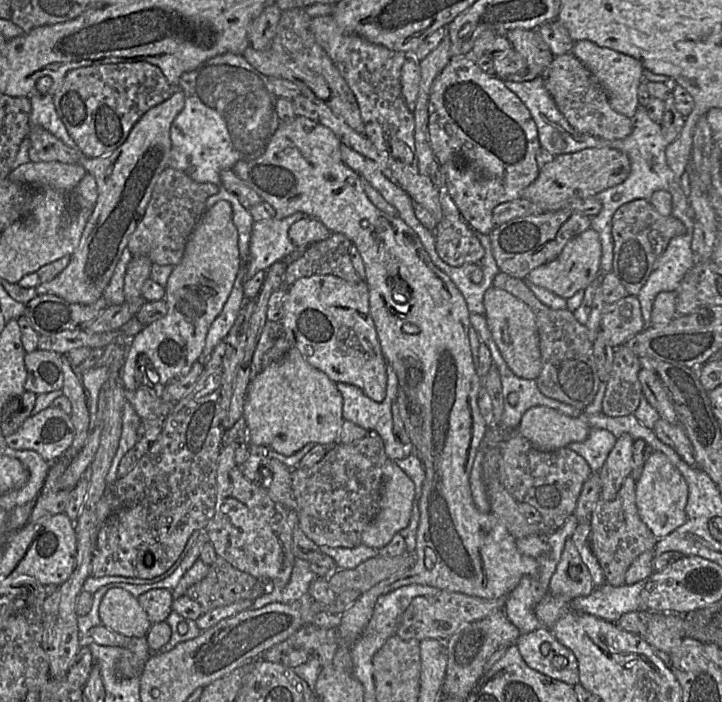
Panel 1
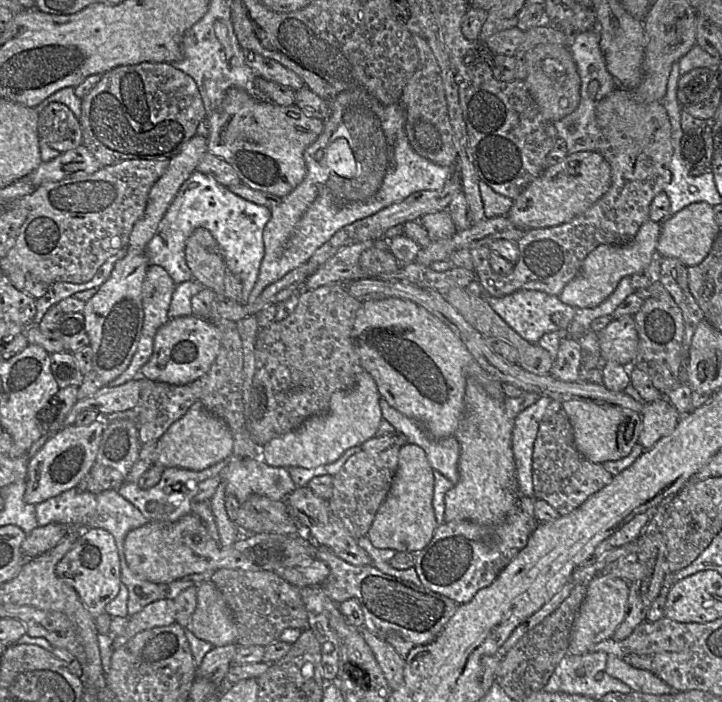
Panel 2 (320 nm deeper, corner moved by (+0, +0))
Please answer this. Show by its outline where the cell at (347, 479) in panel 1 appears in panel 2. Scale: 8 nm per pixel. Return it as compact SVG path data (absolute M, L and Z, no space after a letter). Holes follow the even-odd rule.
M400 447L382 451L359 451L347 459L333 477L333 491L328 499L331 511L342 521L349 533L360 539L368 534L375 515L385 500L397 469Z

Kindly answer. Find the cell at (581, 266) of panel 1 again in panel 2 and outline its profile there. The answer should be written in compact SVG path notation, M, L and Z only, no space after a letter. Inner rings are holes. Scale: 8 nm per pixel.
M649 220L630 241L598 246L585 258L576 277L564 287L558 298L564 304L578 309L597 307L615 291L623 278L631 277L649 266L657 252L660 233L660 225Z

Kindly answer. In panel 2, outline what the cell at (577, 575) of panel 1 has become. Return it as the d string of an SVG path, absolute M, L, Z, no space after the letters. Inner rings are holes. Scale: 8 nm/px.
M599 573L587 584L585 597L572 625L568 654L591 652L597 643L613 637L627 614L629 586L626 580L605 573Z

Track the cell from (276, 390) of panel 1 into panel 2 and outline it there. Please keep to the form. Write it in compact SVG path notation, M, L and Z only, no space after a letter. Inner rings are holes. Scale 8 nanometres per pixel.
M366 371L360 372L352 389L335 392L328 409L303 422L297 429L274 438L261 446L260 458L270 466L316 468L331 464L347 450L360 447L376 436L383 420L381 395L374 379Z

